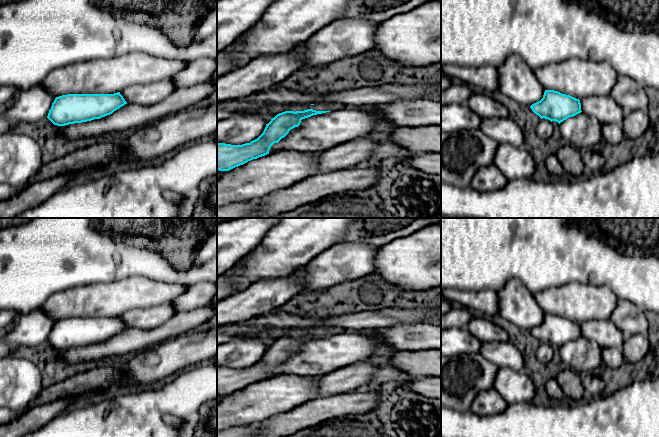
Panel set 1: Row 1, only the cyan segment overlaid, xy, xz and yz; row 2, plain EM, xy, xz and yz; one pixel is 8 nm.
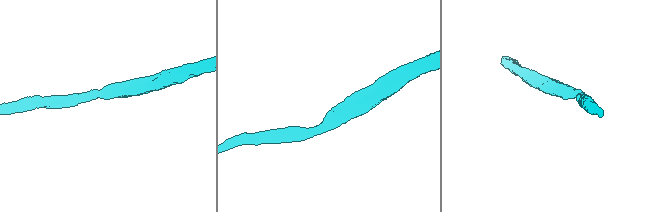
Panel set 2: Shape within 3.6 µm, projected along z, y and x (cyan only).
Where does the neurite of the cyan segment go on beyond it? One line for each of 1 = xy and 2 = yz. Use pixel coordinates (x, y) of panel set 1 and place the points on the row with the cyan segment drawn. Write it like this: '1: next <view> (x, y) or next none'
1: next none
2: next none

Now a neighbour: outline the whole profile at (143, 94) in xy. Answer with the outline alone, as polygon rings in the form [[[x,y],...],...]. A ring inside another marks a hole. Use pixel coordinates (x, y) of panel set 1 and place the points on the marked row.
[[[171,79],[155,83],[131,85],[120,92],[127,104],[151,105],[160,102],[175,90]]]

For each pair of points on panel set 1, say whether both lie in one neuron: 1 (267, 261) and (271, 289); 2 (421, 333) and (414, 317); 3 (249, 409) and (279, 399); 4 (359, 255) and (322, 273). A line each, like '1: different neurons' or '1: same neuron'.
1: different neurons
2: different neurons
3: same neuron
4: same neuron

